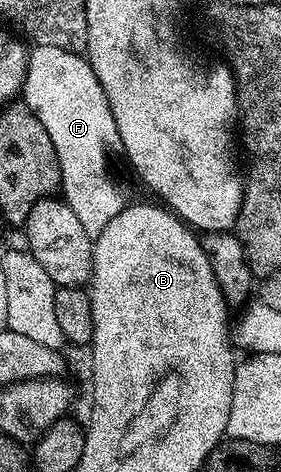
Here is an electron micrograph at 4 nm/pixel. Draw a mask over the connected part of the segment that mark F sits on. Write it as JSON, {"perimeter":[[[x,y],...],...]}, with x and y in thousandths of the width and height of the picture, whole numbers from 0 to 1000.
{"perimeter":[[[128,95],[96,117],[96,167],[82,178],[75,212],[85,222],[146,252],[146,269],[174,278],[174,294],[189,299],[189,320],[203,320],[210,358],[224,364],[217,386],[217,417],[238,436],[274,456],[288,481],[327,498],[349,498],[374,487],[402,464],[427,456],[445,436],[438,409],[395,369],[395,341],[381,335],[381,314],[413,305],[423,280],[395,242],[374,193],[338,157],[338,140],[306,129],[295,112],[249,112],[217,100],[160,100]]]}

